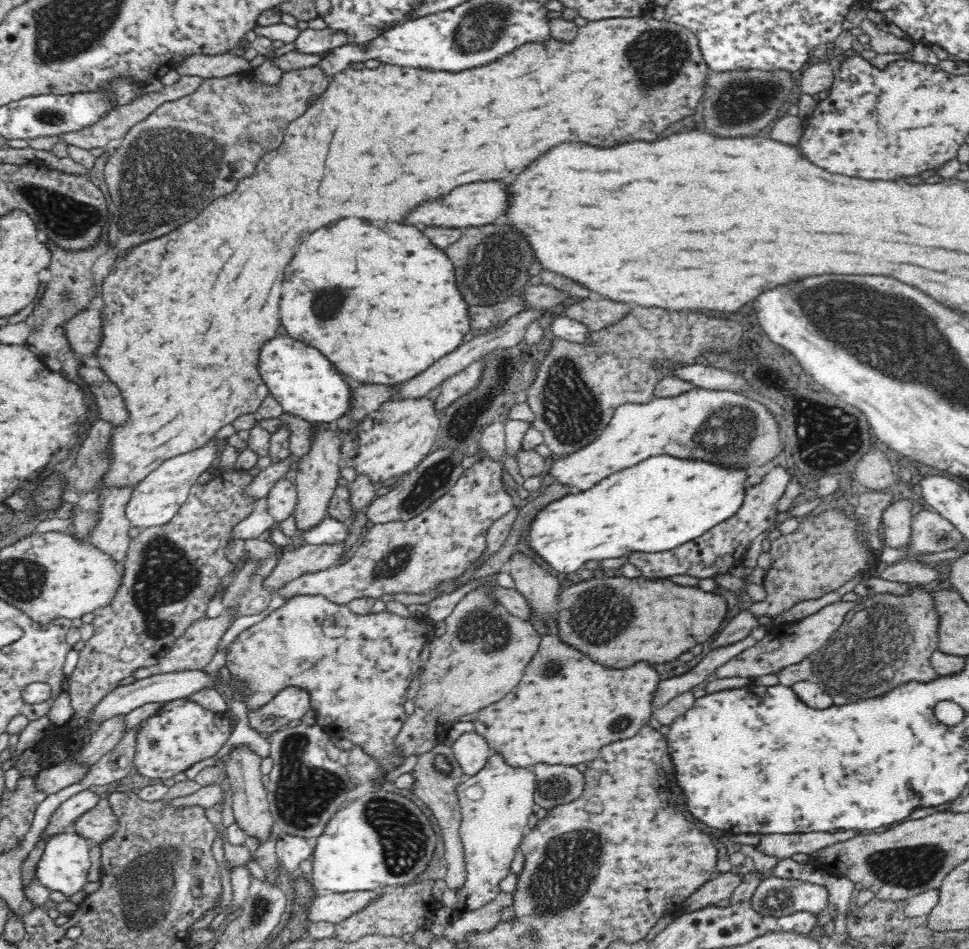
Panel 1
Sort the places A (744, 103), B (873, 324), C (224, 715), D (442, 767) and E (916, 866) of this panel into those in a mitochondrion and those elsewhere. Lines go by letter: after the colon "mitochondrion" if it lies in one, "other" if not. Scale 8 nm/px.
A: mitochondrion
B: mitochondrion
C: other
D: mitochondrion
E: mitochondrion

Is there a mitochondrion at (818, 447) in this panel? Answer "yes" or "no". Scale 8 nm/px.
yes

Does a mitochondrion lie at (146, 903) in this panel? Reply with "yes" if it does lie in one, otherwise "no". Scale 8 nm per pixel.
yes

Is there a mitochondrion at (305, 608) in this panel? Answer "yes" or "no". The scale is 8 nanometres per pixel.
no

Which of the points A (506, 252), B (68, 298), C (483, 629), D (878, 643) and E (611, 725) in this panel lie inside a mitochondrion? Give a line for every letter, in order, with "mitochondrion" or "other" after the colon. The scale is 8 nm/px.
A: mitochondrion
B: mitochondrion
C: mitochondrion
D: mitochondrion
E: mitochondrion

